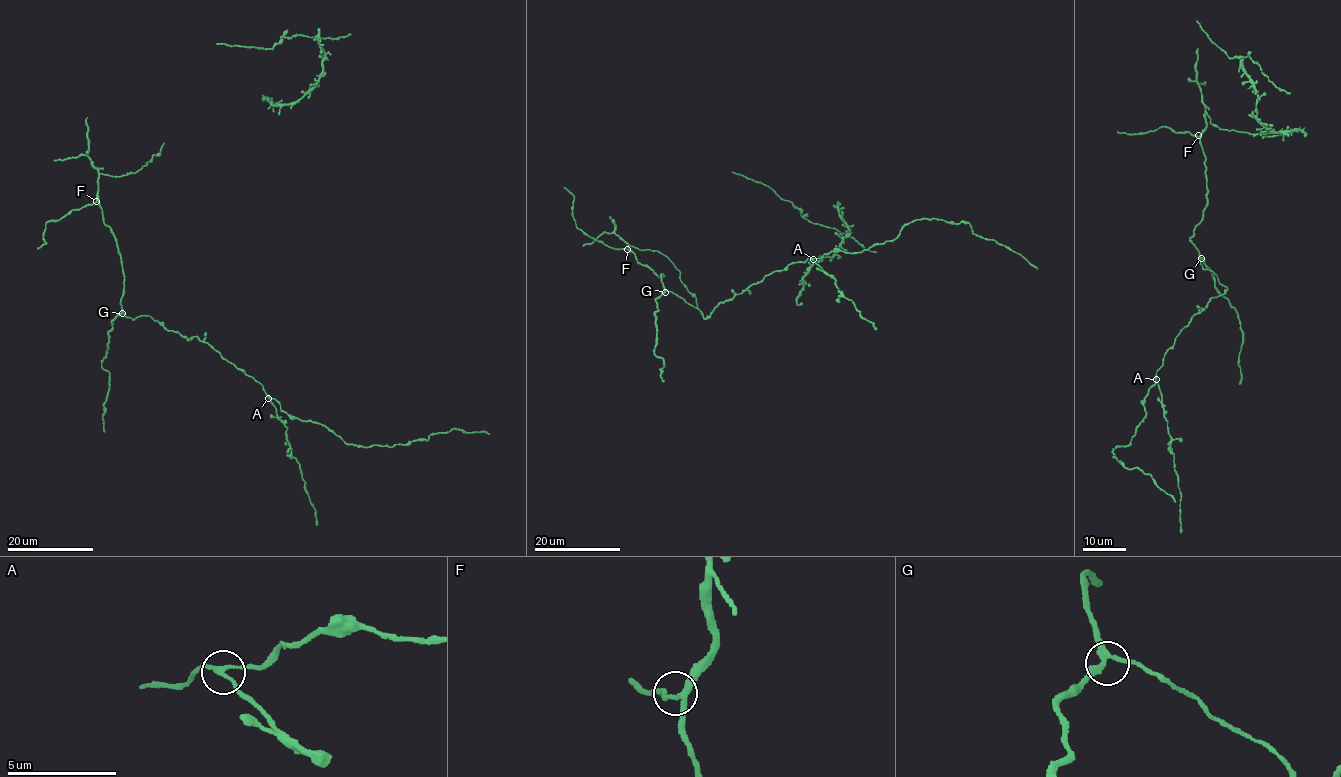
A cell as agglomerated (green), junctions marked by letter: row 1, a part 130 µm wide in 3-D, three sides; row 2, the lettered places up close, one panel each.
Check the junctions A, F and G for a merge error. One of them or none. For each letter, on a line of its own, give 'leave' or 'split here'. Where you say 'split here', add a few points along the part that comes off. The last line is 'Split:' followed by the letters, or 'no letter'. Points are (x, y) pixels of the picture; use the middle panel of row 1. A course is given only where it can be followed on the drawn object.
A: split here; foreign part runs (813, 259), (876, 329)
F: leave
G: leave
Split: A

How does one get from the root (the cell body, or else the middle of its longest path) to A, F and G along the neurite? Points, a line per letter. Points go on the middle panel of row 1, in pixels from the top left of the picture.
A: (664, 274), (665, 289), (698, 308), (705, 318), (721, 302), (768, 275), (789, 264), (813, 259)
F: (664, 274), (656, 276), (649, 266), (638, 263), (627, 249)
G: (664, 274), (665, 292)

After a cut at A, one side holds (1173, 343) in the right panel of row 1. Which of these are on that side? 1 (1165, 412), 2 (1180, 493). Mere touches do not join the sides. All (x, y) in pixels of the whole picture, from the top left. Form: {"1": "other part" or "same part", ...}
{"1": "other part", "2": "other part"}

